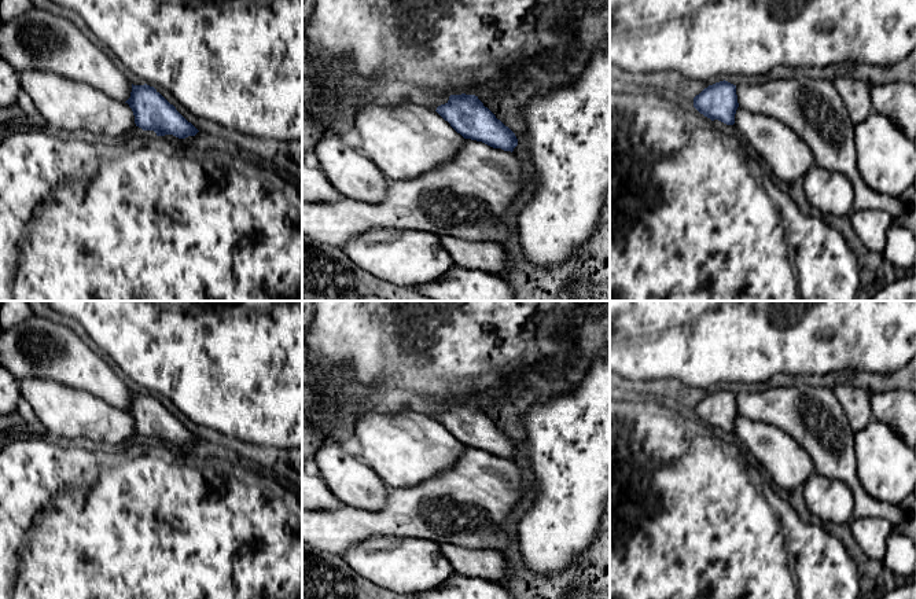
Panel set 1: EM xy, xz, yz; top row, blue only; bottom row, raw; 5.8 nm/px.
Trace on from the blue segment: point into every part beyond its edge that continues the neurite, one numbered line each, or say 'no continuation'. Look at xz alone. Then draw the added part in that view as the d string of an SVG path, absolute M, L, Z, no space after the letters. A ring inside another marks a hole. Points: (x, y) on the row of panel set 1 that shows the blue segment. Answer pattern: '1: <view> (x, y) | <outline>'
no continuation

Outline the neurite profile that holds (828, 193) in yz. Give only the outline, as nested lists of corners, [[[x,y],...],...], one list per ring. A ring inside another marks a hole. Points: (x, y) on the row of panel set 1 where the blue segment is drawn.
[[[813,166],[803,177],[803,190],[816,213],[849,216],[854,206],[851,183],[842,173]]]

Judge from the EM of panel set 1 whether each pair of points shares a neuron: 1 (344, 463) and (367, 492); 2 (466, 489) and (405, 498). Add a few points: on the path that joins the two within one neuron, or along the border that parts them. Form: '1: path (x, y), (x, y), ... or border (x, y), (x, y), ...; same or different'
1: path (345, 470), (360, 485); same
2: path (451, 491), (420, 495); same

